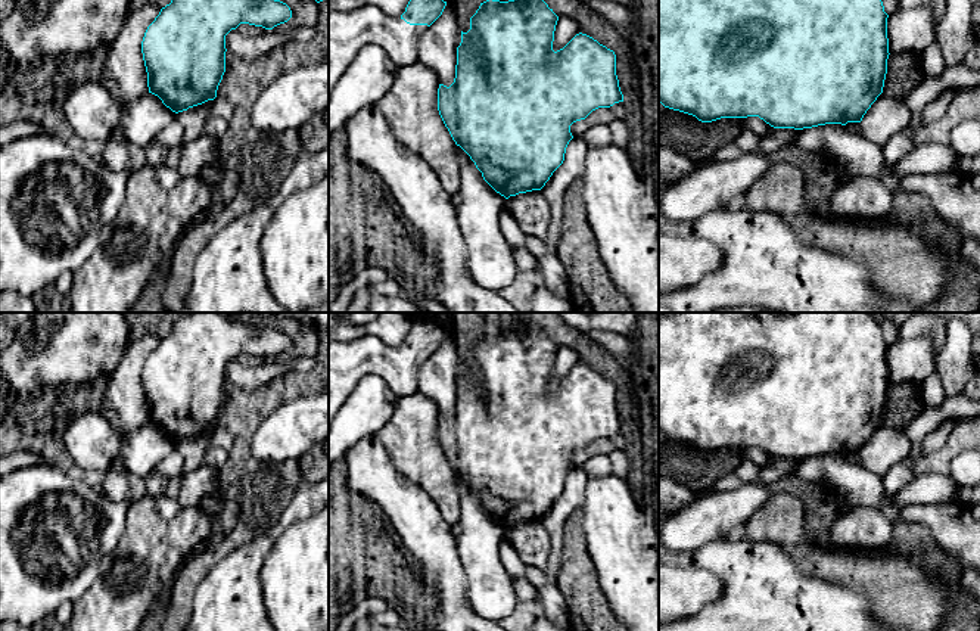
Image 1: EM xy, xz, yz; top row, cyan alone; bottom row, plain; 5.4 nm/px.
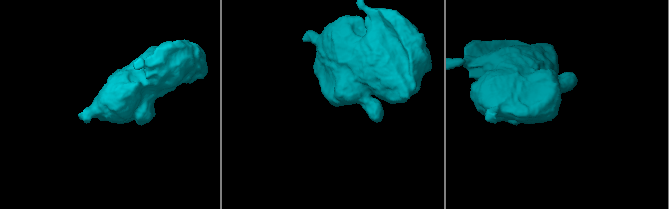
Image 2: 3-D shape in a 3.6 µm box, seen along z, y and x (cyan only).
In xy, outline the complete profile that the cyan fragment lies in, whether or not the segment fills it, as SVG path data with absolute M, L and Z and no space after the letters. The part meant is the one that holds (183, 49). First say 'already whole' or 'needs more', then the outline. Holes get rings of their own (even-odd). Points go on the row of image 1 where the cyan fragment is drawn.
already whole; M171 0L141 41L149 93L175 114L214 100L225 72L225 35L240 24L273 29L290 18L290 7L280 0Z

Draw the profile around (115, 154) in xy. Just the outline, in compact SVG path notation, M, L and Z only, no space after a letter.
M121 133L105 142L102 161L105 167L112 170L125 170L128 164L128 142Z

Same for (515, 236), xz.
M504 209L498 218L501 233L511 248L525 248L526 234L520 230L514 217Z

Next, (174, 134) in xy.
M175 118L155 136L153 142L161 146L175 147L183 146L189 137L189 130Z

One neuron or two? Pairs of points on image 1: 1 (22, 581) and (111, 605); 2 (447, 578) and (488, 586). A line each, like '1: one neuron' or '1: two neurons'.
1: two neurons
2: two neurons

